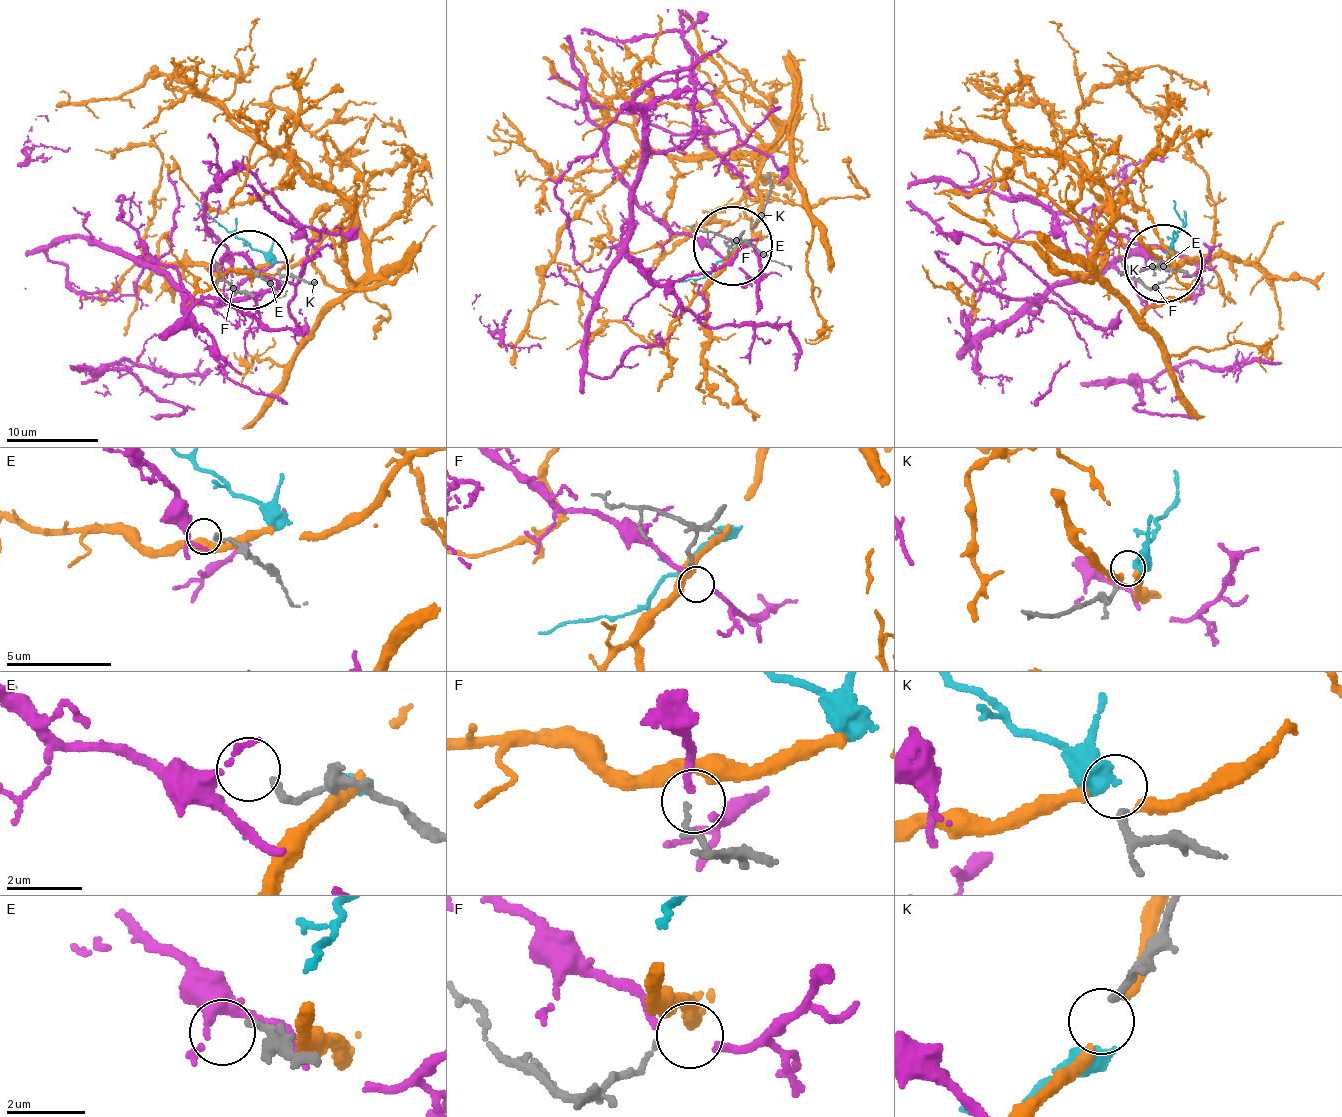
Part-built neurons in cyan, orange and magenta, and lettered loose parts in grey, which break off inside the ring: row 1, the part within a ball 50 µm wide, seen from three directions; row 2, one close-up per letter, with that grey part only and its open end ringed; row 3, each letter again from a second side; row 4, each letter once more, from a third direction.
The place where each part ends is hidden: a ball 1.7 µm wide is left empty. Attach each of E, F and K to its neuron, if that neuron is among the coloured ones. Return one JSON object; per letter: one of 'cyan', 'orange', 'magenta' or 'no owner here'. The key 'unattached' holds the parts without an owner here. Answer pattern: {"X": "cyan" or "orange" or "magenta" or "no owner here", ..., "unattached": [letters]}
{"E": "no owner here", "F": "no owner here", "K": "cyan", "unattached": ["E", "F"]}

